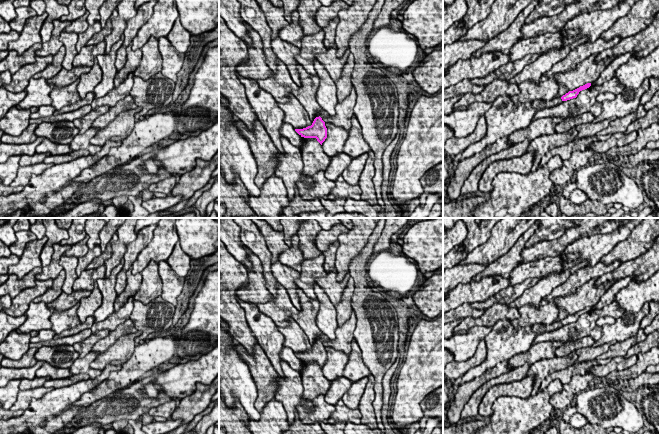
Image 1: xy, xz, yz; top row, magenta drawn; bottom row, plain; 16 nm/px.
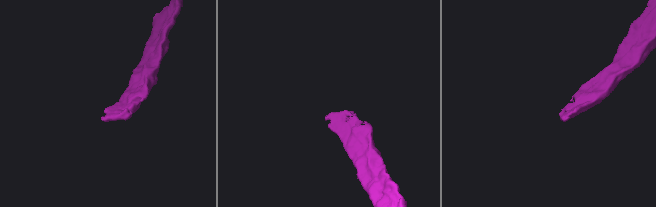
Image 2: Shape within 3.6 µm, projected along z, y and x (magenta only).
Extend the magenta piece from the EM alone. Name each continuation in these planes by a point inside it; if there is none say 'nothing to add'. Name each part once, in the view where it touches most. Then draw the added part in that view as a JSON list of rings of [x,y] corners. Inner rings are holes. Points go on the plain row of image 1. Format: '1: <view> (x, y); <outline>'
1: yz (537, 328); [[[561,321],[554,322],[550,325],[544,325],[544,324],[535,324],[532,326],[532,331],[535,332],[537,335],[545,333],[545,332],[550,332],[553,330],[557,330],[560,327],[562,327]]]

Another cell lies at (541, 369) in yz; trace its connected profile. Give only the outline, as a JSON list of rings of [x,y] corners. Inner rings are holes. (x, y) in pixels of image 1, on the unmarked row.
[[[574,352],[570,356],[542,359],[531,365],[526,376],[534,377],[534,386],[531,395],[534,396],[537,394],[541,386],[541,382],[545,380],[548,375],[573,365],[577,358],[578,356]]]

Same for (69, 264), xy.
[[[63,254],[60,258],[59,264],[63,267],[65,271],[66,277],[65,281],[62,286],[62,292],[66,294],[71,294],[73,292],[73,284],[74,281],[77,279],[76,268],[78,265],[78,258],[77,257],[68,257]]]

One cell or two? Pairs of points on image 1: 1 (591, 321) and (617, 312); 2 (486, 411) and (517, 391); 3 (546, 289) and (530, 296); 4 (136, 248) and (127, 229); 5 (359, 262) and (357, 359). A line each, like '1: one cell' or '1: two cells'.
1: one cell
2: one cell
3: one cell
4: two cells
5: two cells

